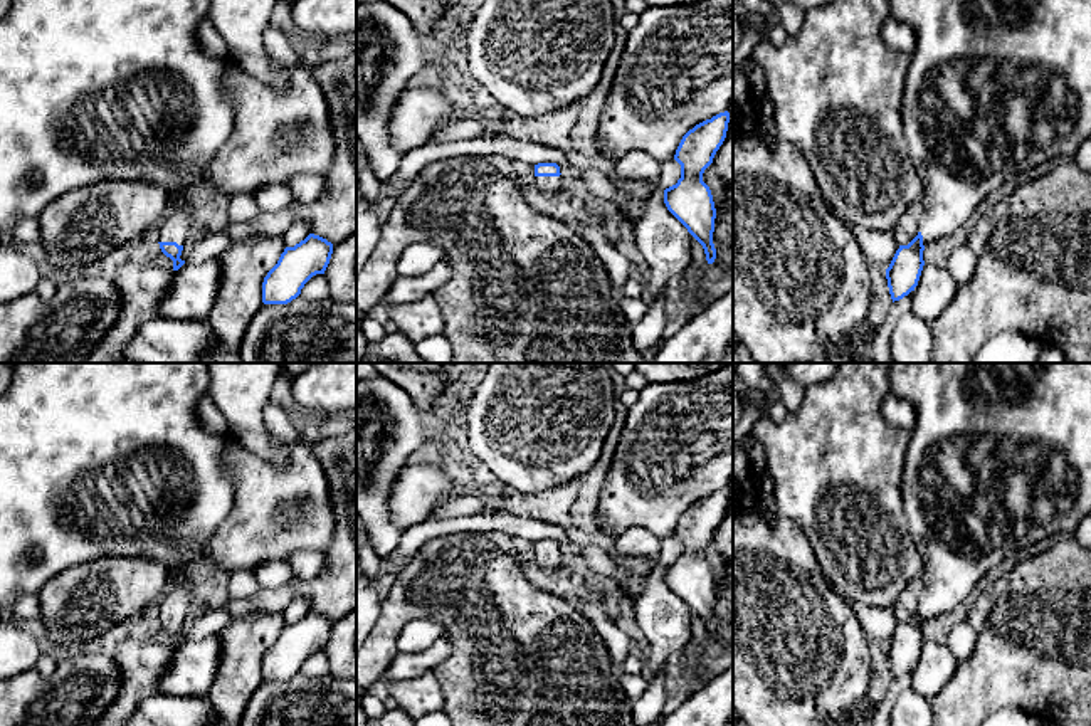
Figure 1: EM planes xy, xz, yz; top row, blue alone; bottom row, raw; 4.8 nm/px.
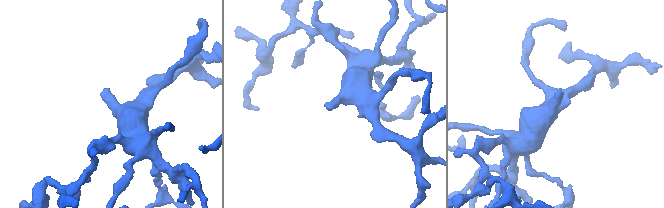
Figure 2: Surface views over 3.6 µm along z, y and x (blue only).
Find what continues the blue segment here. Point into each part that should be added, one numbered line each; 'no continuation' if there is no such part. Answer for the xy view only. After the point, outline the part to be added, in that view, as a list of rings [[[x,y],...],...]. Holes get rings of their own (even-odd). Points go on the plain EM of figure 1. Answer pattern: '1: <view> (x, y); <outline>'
1: xy (175, 605); [[[188,590],[171,592],[161,603],[158,618],[177,618],[178,622],[185,622],[188,605],[190,605]]]

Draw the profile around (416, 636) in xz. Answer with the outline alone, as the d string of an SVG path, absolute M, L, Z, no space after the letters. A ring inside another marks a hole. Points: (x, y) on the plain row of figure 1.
M412 620L397 635L397 650L417 654L429 649L444 635L442 625L434 620Z

